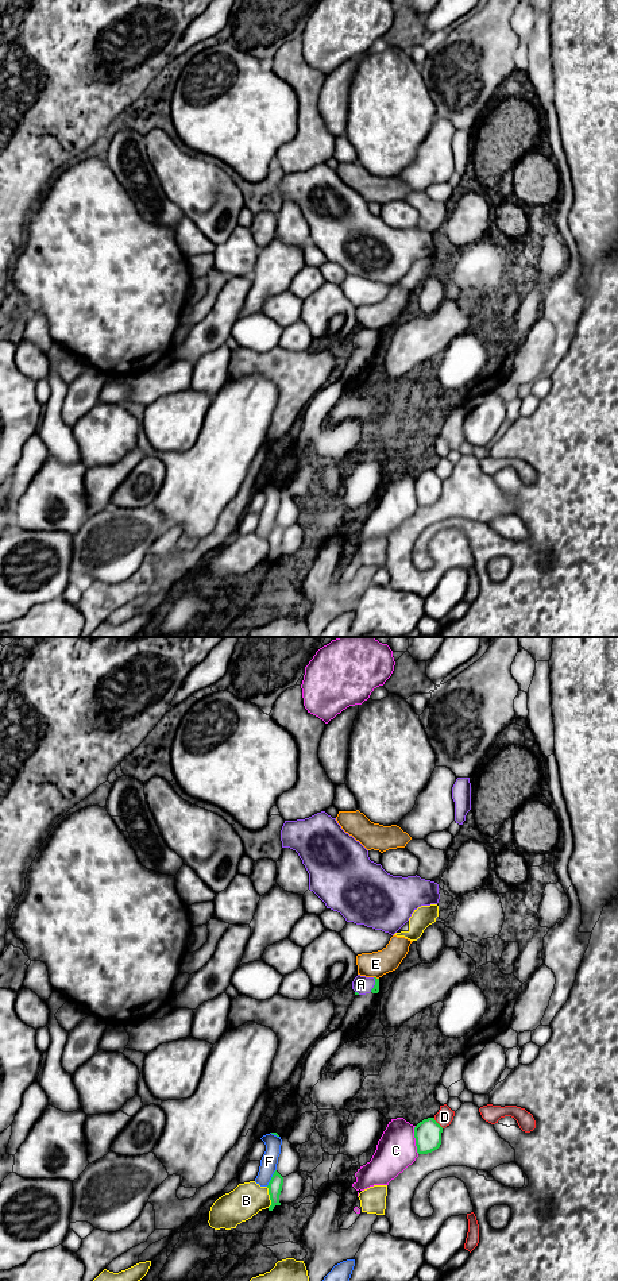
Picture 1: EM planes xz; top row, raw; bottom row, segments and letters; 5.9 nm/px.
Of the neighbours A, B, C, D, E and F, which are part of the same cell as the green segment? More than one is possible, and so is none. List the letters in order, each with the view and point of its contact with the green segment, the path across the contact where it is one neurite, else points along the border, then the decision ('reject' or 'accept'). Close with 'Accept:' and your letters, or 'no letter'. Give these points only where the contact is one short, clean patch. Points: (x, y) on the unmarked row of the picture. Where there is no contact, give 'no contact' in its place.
A: contact xz (375, 336); reject
B: contact xz (270, 550); reject
C: contact xz (416, 492); reject
D: contact xz (437, 475); reject
E: contact xz (375, 330); border xz (374, 328), (378, 331); reject
F: contact xz (271, 529); reject
Accept: no letter

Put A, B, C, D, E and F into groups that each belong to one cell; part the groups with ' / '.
A / B E / C / D / F

